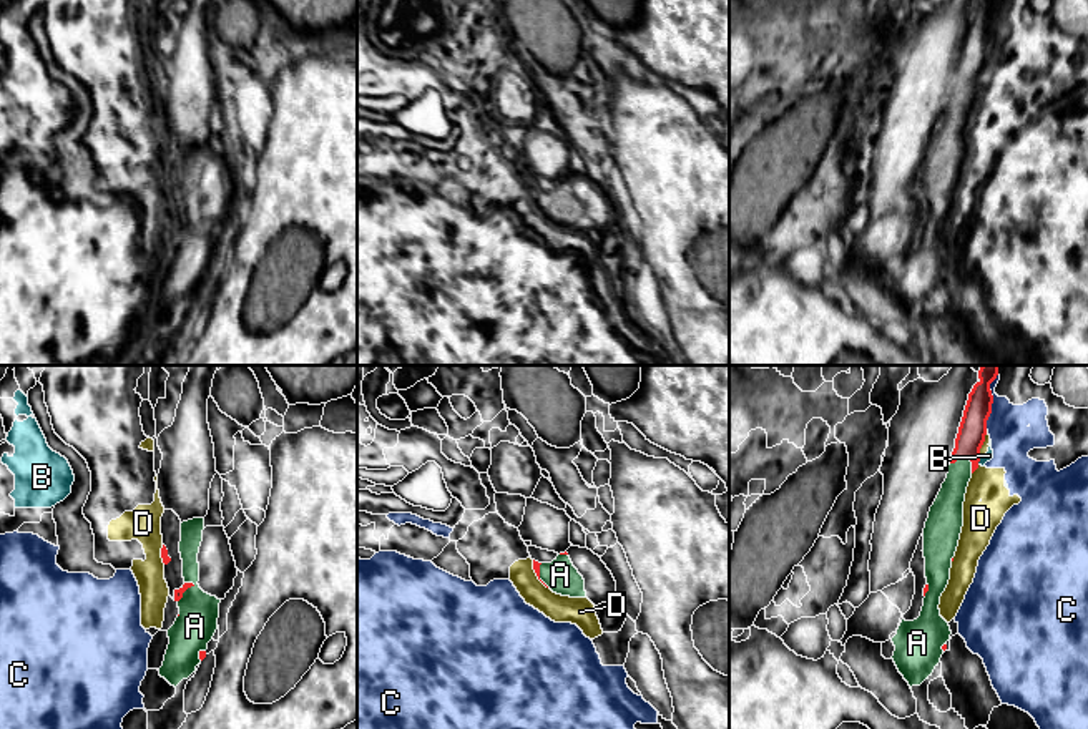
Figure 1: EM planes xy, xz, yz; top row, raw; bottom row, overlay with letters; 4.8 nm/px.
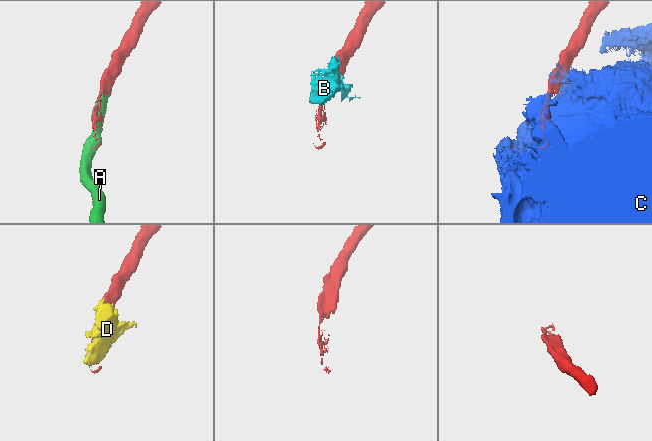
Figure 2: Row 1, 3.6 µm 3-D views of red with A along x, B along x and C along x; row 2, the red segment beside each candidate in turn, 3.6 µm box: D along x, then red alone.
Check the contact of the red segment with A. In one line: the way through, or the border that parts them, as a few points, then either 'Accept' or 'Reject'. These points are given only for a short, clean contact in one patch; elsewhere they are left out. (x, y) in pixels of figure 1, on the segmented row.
Accept

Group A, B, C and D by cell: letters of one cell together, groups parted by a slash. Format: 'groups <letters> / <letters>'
groups A / B C D

